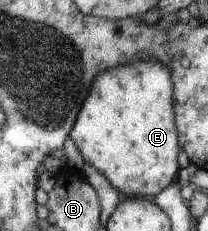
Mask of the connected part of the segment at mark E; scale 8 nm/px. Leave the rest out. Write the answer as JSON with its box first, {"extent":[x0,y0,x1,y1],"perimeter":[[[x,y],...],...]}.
{"extent":[70,59,181,198],"perimeter":[[[155,59],[125,63],[124,65],[103,71],[98,76],[95,76],[95,88],[91,88],[91,94],[87,95],[85,102],[82,104],[82,110],[79,111],[74,128],[70,132],[70,137],[75,142],[75,146],[80,150],[84,160],[105,174],[106,179],[118,190],[122,197],[153,198],[168,184],[174,183],[173,178],[175,178],[175,174],[179,170],[177,154],[179,154],[179,143],[181,141],[178,139],[178,125],[174,119],[175,114],[173,114],[173,96],[171,94],[174,92],[174,81],[171,82],[171,78],[173,77],[171,76],[170,68],[167,68],[166,65]]]}

